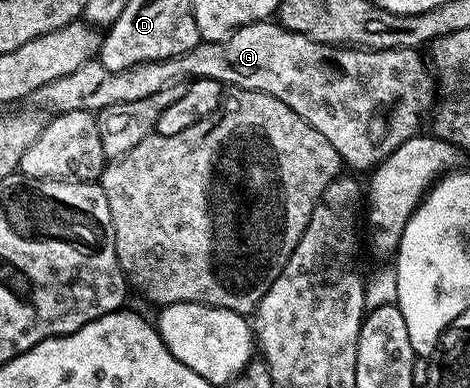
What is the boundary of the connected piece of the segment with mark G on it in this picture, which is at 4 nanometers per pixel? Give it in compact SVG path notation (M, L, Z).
M266 19L236 28L224 40L205 40L195 44L193 48L186 50L186 54L181 56L155 60L154 62L142 62L138 66L130 66L126 70L118 70L117 72L106 70L106 66L102 66L99 59L87 60L85 64L78 66L78 70L74 70L74 74L66 74L66 78L54 78L54 82L46 82L46 86L34 90L30 100L31 103L36 103L33 105L37 109L43 110L48 114L59 114L69 112L70 110L82 110L83 112L95 114L101 112L106 106L118 106L118 102L138 102L138 98L146 98L149 94L158 94L158 90L166 90L175 84L183 85L185 82L194 80L219 80L221 84L229 89L254 90L262 94L270 94L270 98L278 98L278 102L286 102L286 106L290 106L290 110L294 110L294 114L298 114L306 122L310 122L310 126L314 126L318 130L318 134L322 134L322 138L326 138L326 142L330 142L330 146L334 146L334 150L340 155L341 161L347 167L349 164L352 168L368 168L367 170L372 170L376 168L381 160L385 160L391 152L398 150L398 146L402 146L402 142L406 142L411 136L417 135L421 131L420 115L424 111L427 113L437 99L438 88L434 83L433 73L430 71L425 57L423 55L420 57L420 55L421 53L414 48L354 48L351 46L337 46L335 44L320 44L317 40L306 38L306 34L291 32L286 30L279 22Z

